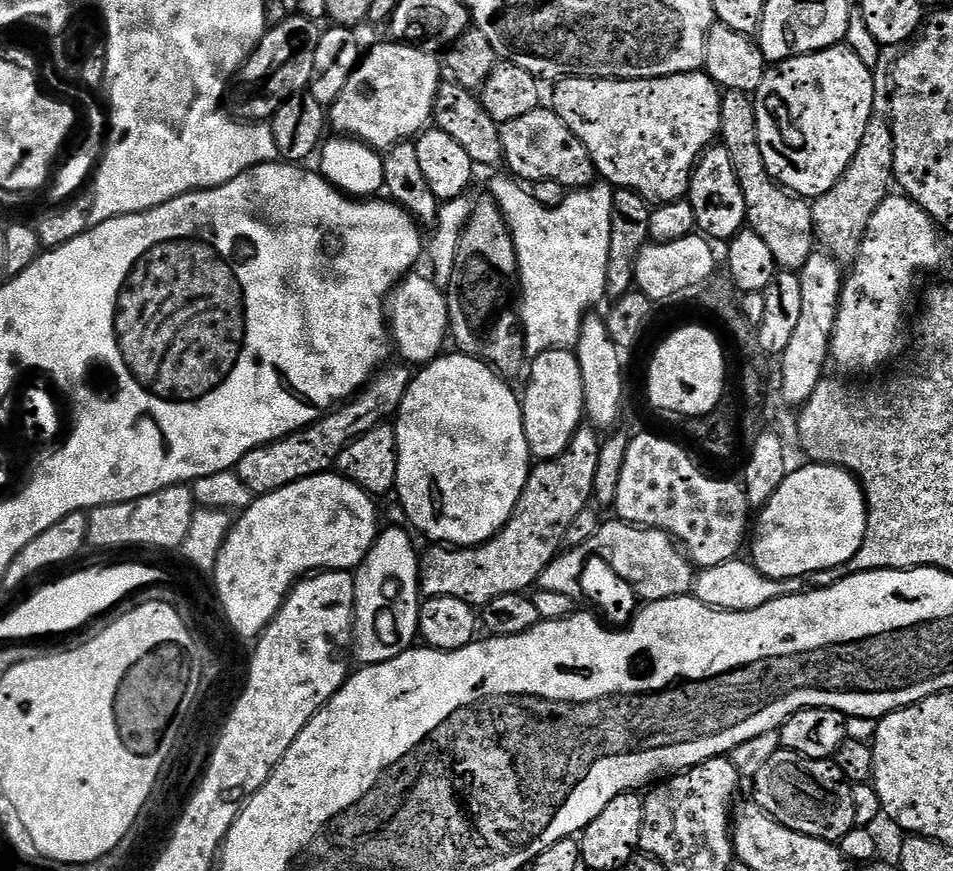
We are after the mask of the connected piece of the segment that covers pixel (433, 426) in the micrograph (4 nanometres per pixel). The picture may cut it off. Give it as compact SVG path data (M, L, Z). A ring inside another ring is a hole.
M441 354L430 364L423 365L413 375L410 386L402 398L402 406L394 417L394 427L398 438L398 478L396 479L395 495L400 495L400 504L408 515L408 520L424 536L429 536L432 542L440 546L459 546L471 548L478 544L485 544L493 536L498 535L508 525L508 519L514 514L514 506L518 506L518 498L528 481L530 471L530 453L526 442L524 429L524 410L519 395L512 393L507 379L496 373L488 364L475 360L472 356L455 354L448 356Z

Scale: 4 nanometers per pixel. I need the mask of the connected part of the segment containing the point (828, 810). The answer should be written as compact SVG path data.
M781 750L762 766L762 770L758 770L754 784L756 807L798 834L839 842L851 828L857 827L853 785L831 759L811 760L796 752Z

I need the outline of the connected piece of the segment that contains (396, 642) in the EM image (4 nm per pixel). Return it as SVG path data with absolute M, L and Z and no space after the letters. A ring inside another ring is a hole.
M388 528L377 535L372 549L354 572L356 619L354 649L361 665L390 662L417 643L420 634L420 562L412 540L400 528Z

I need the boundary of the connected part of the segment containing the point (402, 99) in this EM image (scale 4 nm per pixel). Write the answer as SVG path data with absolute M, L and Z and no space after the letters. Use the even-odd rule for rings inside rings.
M387 43L376 44L363 53L354 74L350 74L350 82L326 112L331 131L336 131L333 133L361 140L377 150L411 141L429 127L442 83L441 61L439 64L431 51L411 44Z

